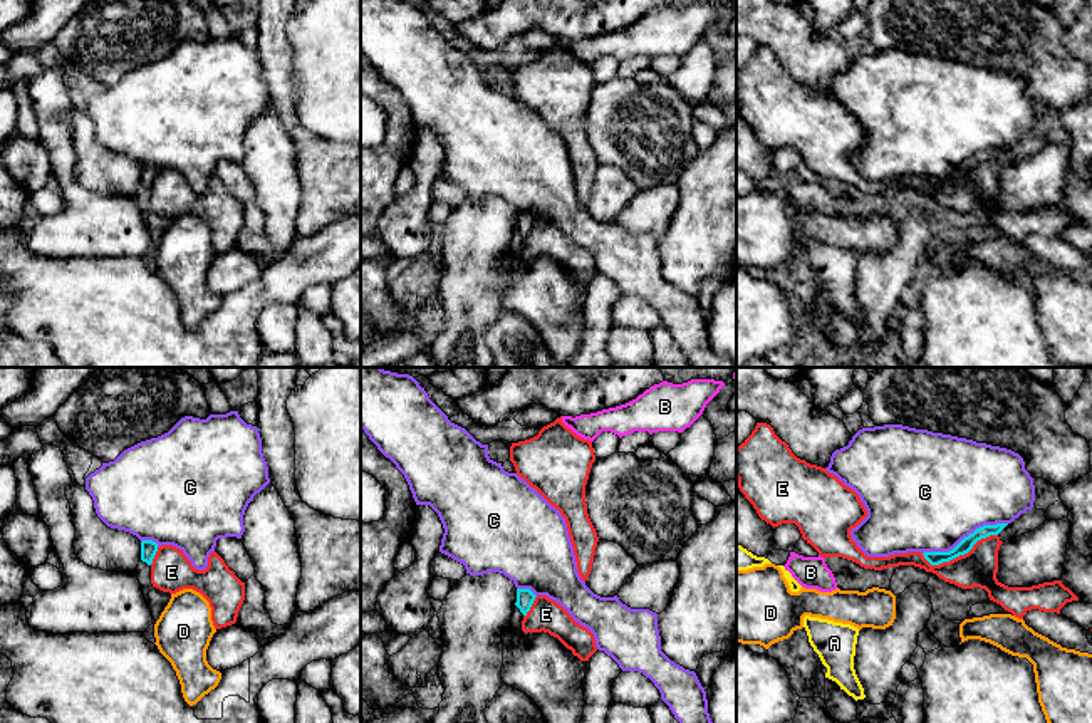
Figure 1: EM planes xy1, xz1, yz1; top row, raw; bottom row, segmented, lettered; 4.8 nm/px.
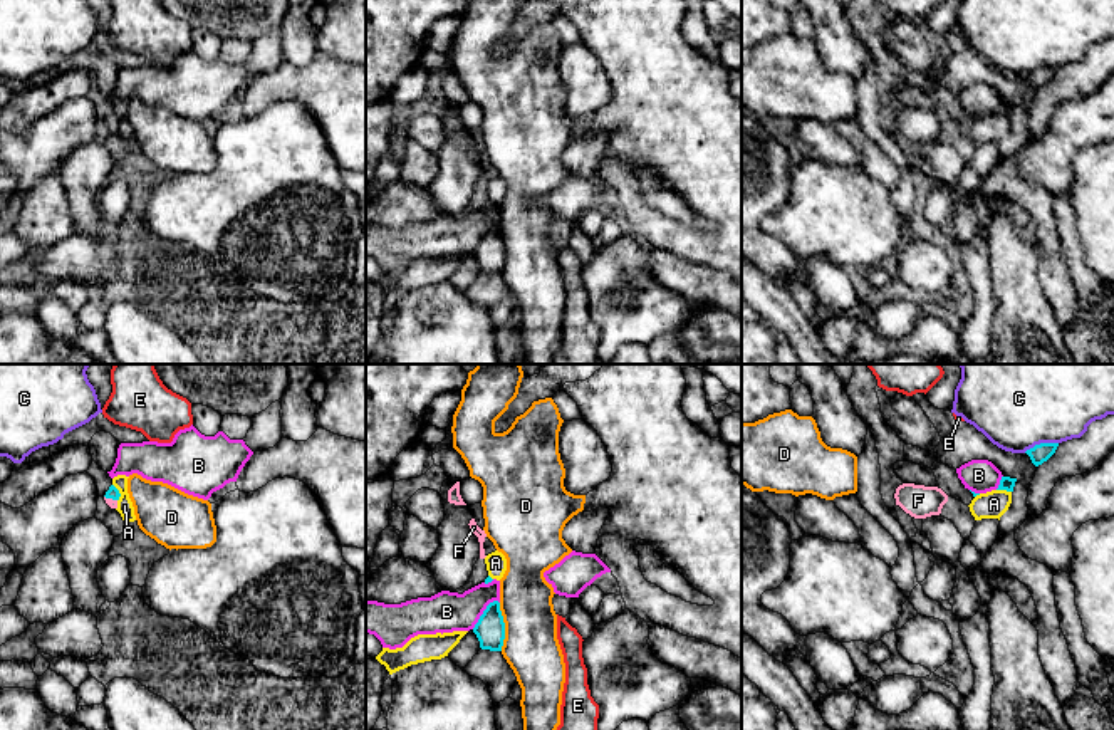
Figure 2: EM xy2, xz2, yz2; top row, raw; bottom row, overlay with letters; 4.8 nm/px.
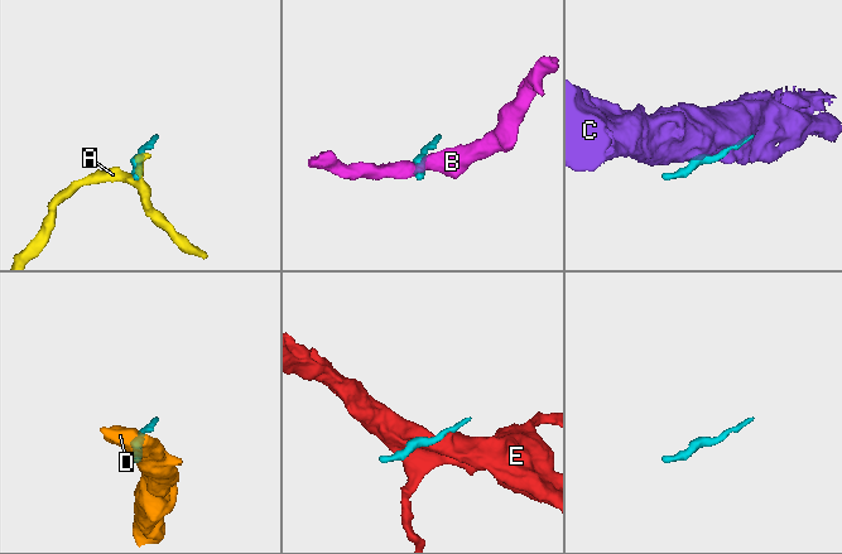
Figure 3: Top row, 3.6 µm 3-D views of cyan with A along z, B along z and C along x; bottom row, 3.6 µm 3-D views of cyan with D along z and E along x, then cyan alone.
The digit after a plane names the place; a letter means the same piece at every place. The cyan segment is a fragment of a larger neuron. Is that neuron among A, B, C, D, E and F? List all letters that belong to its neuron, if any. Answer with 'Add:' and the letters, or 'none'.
Add: F

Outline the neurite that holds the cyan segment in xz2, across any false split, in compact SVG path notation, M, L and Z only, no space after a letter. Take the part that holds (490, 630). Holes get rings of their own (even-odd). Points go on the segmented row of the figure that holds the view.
M493 601L487 606L475 624L473 633L476 634L482 649L502 651L505 639L505 623L498 601Z

